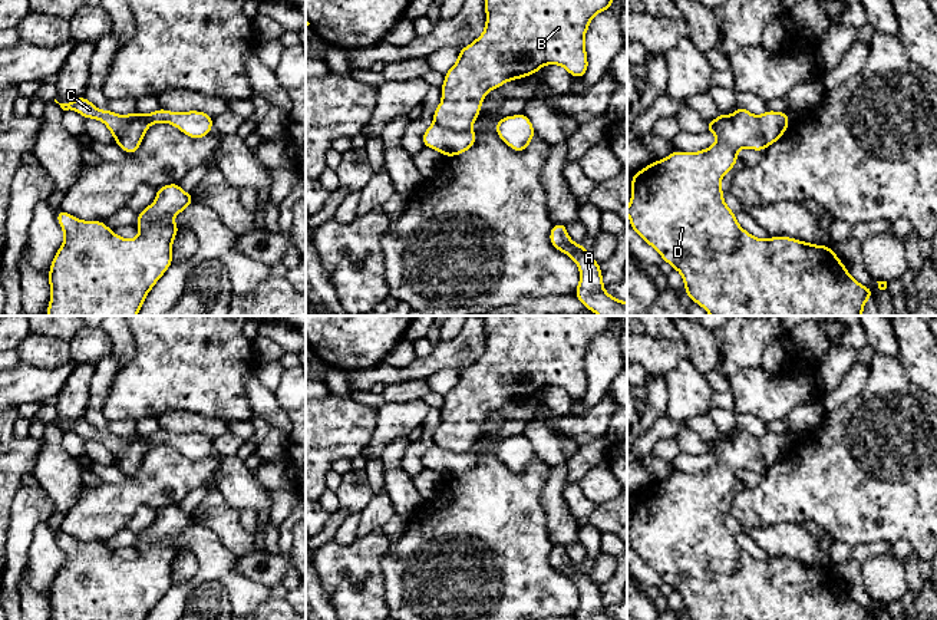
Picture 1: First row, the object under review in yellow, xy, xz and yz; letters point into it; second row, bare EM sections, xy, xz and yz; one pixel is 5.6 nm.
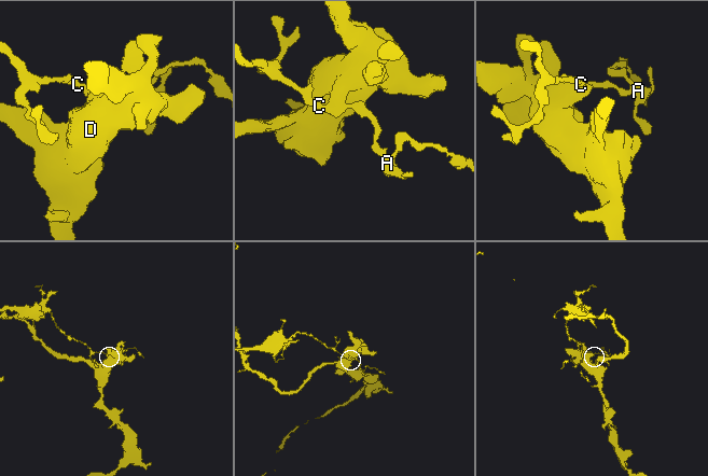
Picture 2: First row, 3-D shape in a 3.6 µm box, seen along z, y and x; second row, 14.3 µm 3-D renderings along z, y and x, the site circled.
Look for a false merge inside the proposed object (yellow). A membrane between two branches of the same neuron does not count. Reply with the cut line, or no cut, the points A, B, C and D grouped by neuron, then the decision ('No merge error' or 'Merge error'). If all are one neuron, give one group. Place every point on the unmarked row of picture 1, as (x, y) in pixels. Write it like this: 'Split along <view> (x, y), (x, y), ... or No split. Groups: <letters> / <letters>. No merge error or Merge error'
Split along xz (434, 442), (458, 452), (469, 451). Groups: A C / B D. Merge error

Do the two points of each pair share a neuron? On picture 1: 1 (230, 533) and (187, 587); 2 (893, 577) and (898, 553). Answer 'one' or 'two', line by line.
1: two
2: two

